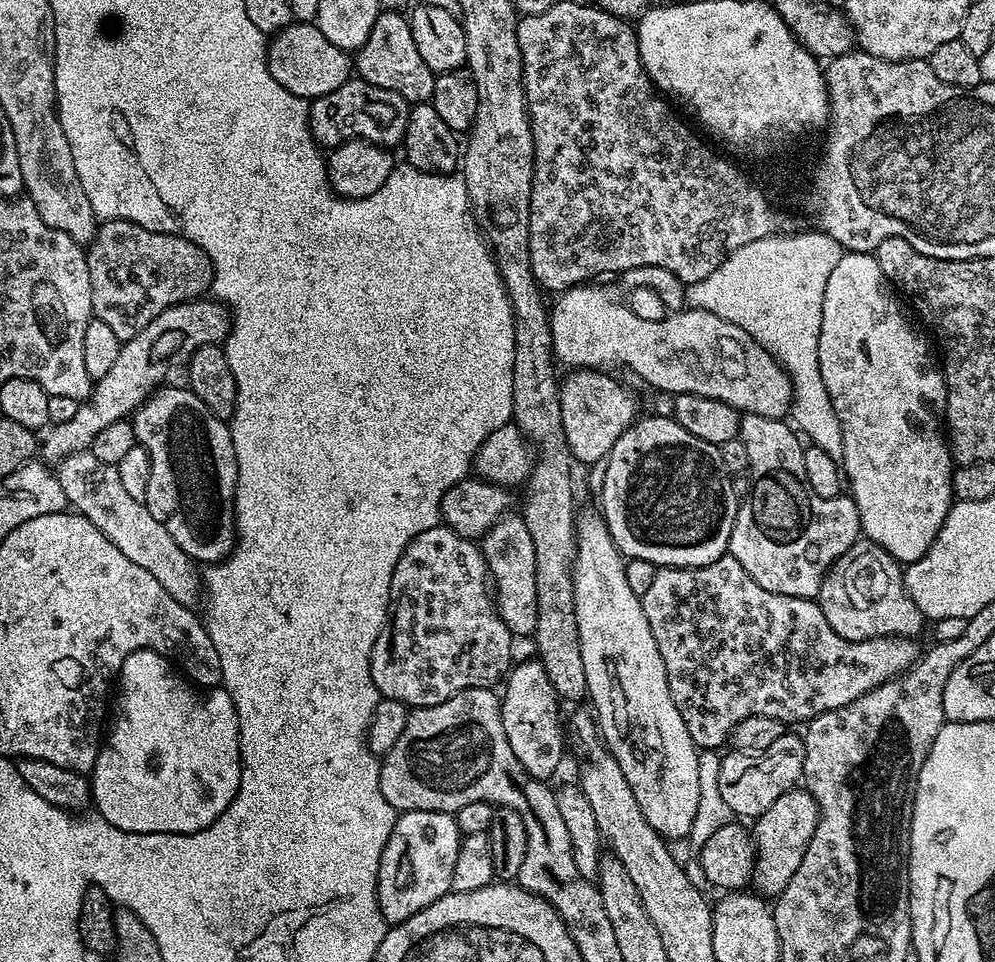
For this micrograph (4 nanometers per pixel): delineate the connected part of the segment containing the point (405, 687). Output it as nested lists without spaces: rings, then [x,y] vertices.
[[[437,526],[410,541],[396,563],[388,606],[388,623],[374,642],[370,658],[372,681],[385,700],[401,700],[412,708],[438,706],[468,688],[499,685],[513,663],[514,637],[494,603],[481,545],[459,536],[452,528]]]

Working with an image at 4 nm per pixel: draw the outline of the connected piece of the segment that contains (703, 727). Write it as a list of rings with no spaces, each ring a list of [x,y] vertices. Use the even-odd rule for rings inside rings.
[[[726,554],[706,566],[697,568],[661,567],[654,574],[654,582],[651,583],[650,590],[647,590],[642,597],[642,603],[646,620],[650,622],[650,630],[654,634],[654,642],[658,646],[658,654],[662,654],[662,662],[666,666],[670,698],[674,698],[674,706],[678,706],[678,714],[682,714],[682,722],[686,722],[686,730],[690,730],[690,738],[700,750],[722,749],[723,744],[726,744],[726,737],[736,724],[751,716],[765,716],[785,722],[813,720],[818,714],[846,706],[850,702],[854,702],[854,698],[882,686],[888,680],[893,680],[895,676],[901,676],[903,672],[910,671],[922,656],[922,648],[916,645],[917,641],[907,636],[847,640],[834,634],[830,622],[826,622],[820,605],[815,599],[802,596],[783,596],[774,594],[770,590],[762,590],[762,586],[758,586],[758,582],[754,582],[754,578],[750,578],[750,574],[746,574],[746,570],[742,570],[742,566],[731,554]]]

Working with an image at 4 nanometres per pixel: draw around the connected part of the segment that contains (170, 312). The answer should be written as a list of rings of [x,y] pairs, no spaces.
[[[197,298],[162,310],[162,314],[158,314],[150,326],[121,343],[120,353],[110,374],[95,381],[91,396],[81,403],[78,414],[74,414],[70,422],[52,424],[43,433],[38,444],[39,459],[59,462],[68,456],[89,451],[94,437],[105,426],[110,426],[110,422],[129,419],[136,409],[148,401],[149,396],[167,381],[164,379],[171,368],[179,364],[180,367],[187,365],[203,344],[220,344],[228,337],[229,331],[229,309],[212,298]]]

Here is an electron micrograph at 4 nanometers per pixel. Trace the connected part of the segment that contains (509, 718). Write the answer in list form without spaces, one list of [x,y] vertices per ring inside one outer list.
[[[531,659],[522,661],[520,665],[517,663],[507,673],[502,684],[504,692],[502,691],[500,713],[502,726],[506,729],[506,742],[510,742],[514,758],[522,762],[522,766],[535,780],[547,781],[548,776],[555,774],[556,767],[564,756],[566,732],[565,729],[564,732],[560,729],[560,724],[556,721],[556,687],[552,685],[552,679],[540,665],[539,659]]]

